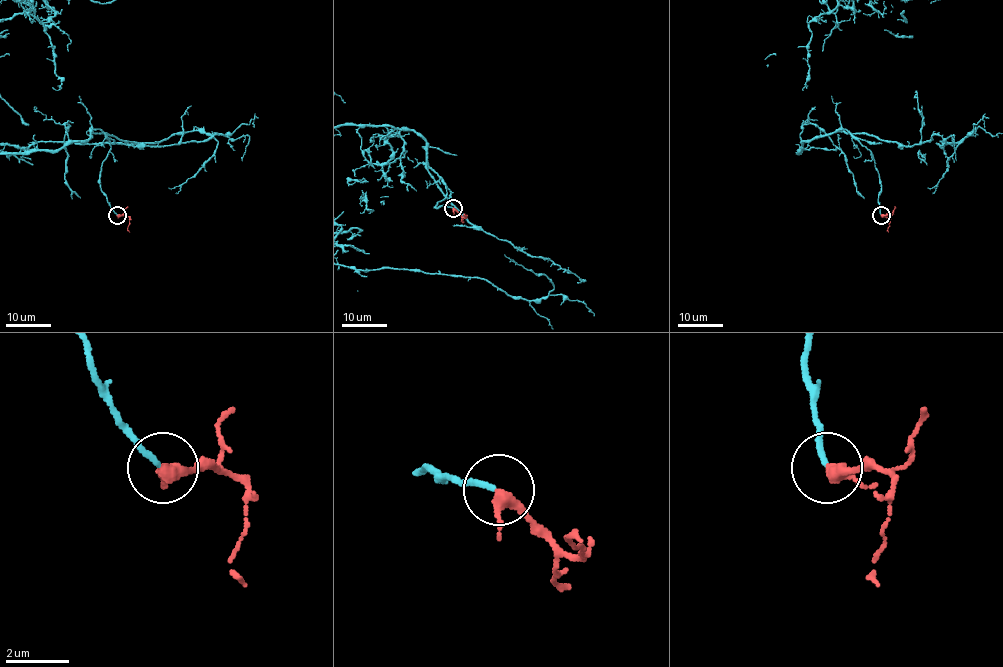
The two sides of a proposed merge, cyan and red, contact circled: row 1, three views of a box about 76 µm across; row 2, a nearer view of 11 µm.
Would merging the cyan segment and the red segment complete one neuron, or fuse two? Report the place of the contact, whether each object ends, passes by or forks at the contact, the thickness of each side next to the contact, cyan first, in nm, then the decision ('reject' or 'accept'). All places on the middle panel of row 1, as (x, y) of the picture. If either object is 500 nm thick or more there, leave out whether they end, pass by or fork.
at (453, 208); cyan ends there; red passes by; 180 nm thick on the cyan side, 320 nm on the other; accept

